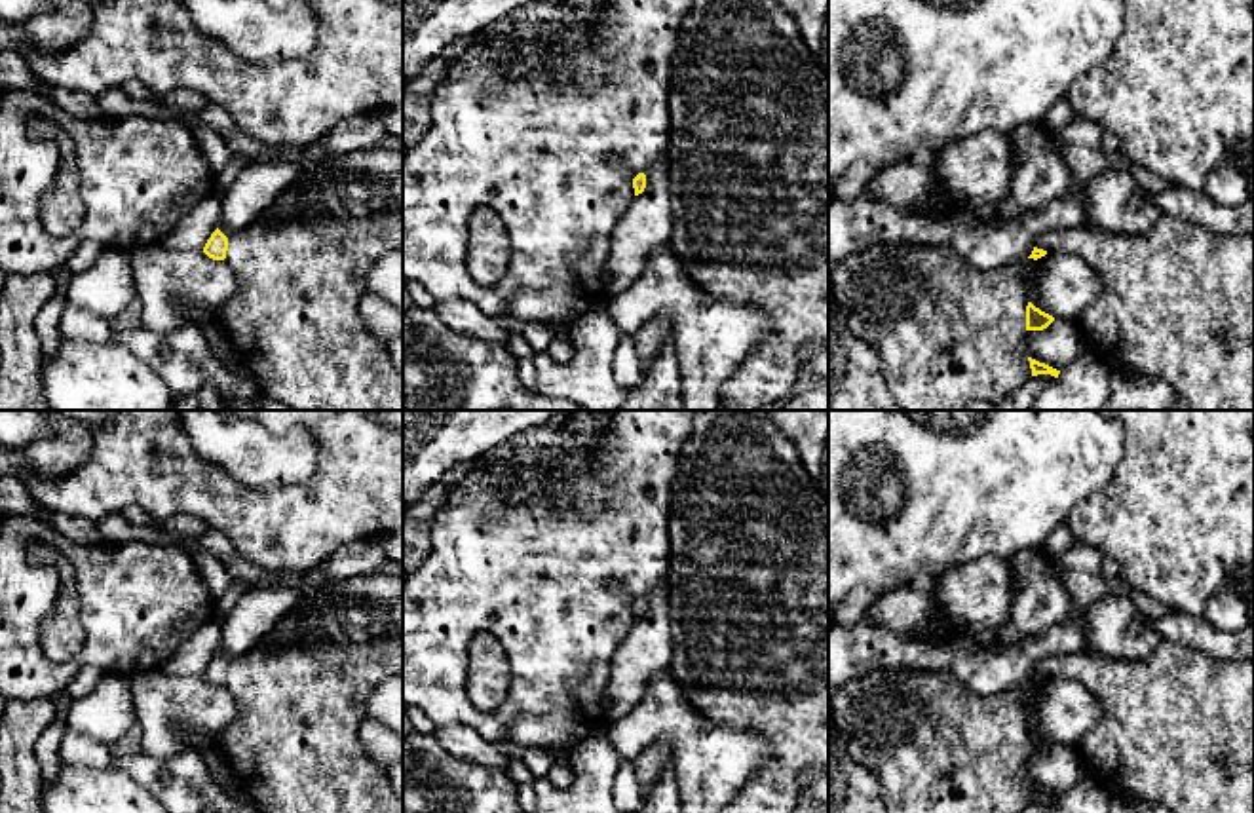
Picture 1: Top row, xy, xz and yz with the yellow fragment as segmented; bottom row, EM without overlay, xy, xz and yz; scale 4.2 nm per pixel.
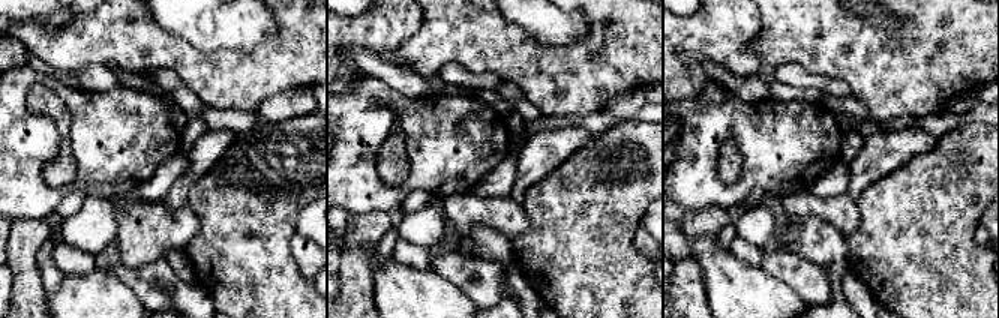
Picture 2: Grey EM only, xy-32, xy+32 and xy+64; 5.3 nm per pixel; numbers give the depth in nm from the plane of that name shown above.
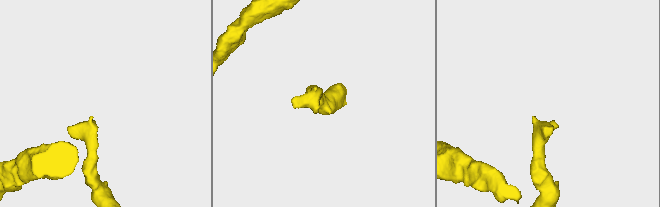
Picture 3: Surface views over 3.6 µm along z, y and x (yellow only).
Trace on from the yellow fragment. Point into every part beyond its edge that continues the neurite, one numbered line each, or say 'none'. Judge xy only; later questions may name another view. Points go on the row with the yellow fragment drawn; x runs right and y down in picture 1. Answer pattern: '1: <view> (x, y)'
1: xy (257, 187)

